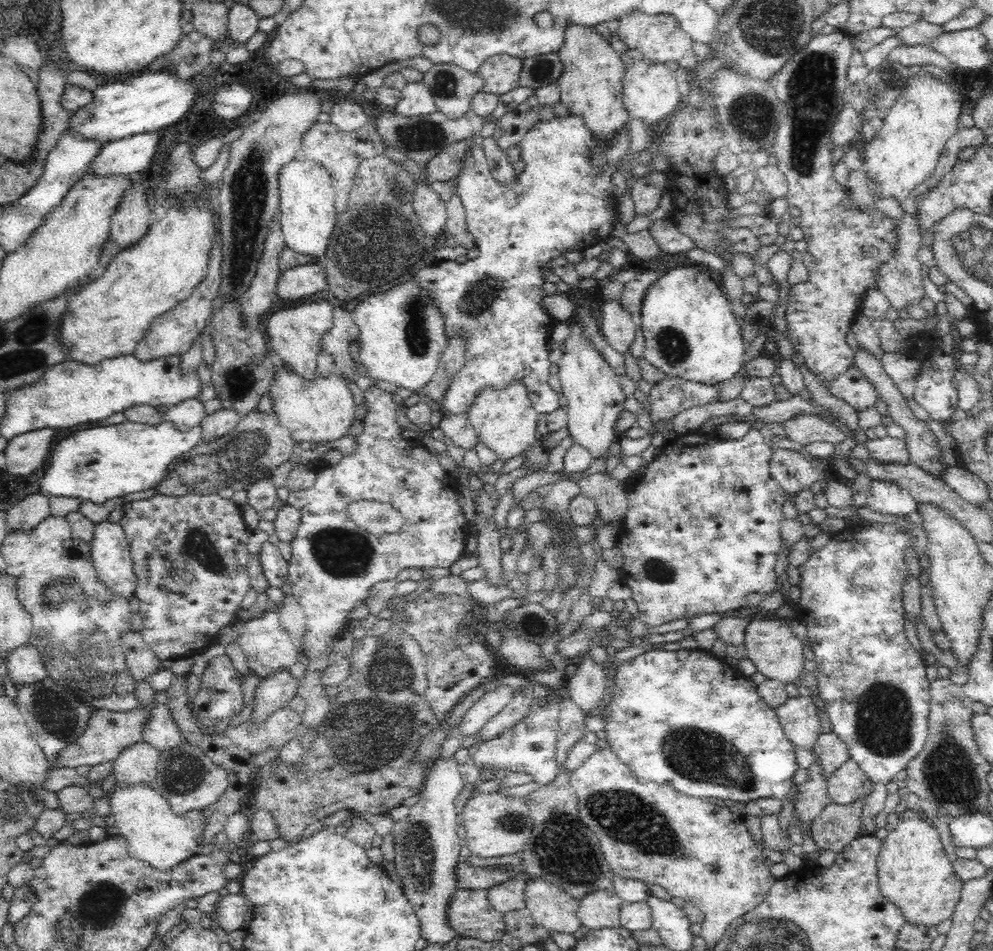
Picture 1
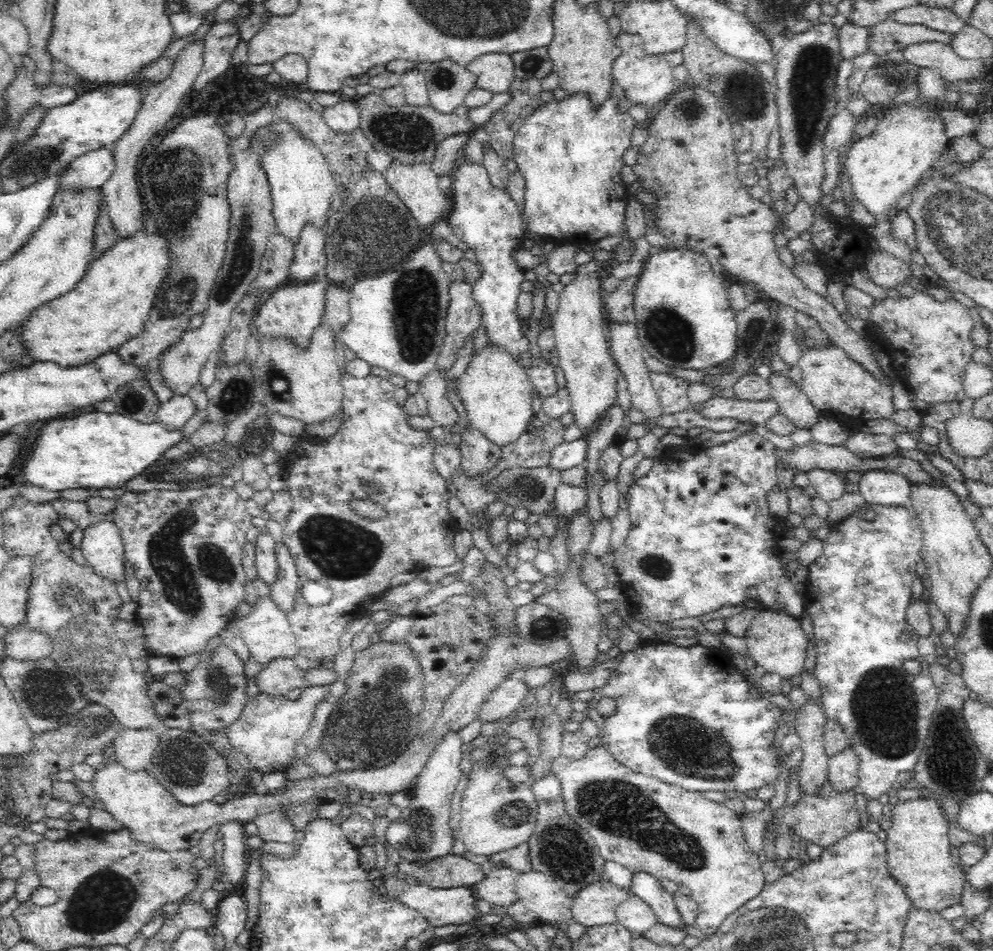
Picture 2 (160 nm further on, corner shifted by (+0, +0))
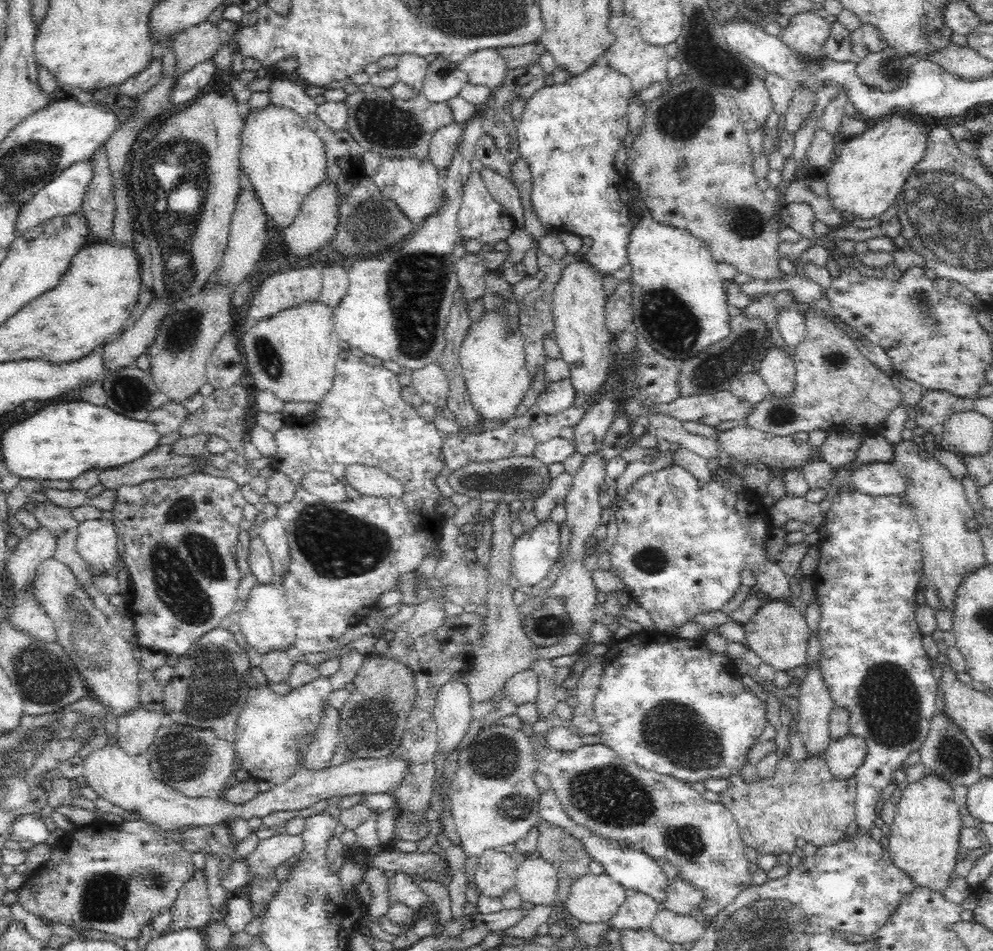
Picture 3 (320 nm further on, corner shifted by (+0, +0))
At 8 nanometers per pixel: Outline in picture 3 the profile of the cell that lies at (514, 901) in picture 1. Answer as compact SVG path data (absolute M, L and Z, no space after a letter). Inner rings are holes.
M486 849L478 858L475 882L480 893L498 898L515 888L519 858L510 853Z

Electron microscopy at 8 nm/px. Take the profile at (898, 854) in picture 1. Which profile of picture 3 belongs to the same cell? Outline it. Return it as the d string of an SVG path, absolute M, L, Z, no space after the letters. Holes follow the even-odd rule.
M927 774L920 780L908 783L902 791L900 800L895 804L895 818L889 825L891 834L888 852L894 865L908 873L914 881L914 885L930 888L932 891L944 892L950 884L957 863L956 856L960 846L960 834L962 831L962 816L958 811L960 802L954 799L954 787L942 777Z

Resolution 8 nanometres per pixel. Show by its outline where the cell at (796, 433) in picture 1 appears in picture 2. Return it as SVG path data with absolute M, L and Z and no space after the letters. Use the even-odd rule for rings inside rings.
M772 371L770 377L770 399L778 403L779 412L794 421L797 429L805 428L809 431L819 421L820 414L806 396L788 376Z

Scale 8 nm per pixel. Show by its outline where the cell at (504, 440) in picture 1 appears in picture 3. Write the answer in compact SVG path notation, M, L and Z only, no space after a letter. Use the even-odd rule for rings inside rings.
M496 308L484 312L477 322L471 322L467 328L465 339L460 348L460 366L466 383L466 390L470 393L470 400L481 418L494 420L510 420L514 418L514 411L522 402L531 384L531 375L526 369L525 345L519 328L519 321L510 314L508 309L500 311Z

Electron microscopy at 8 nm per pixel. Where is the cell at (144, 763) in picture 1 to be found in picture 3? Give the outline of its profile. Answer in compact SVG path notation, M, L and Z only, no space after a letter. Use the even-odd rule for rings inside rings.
M138 705L132 712L117 718L117 745L129 756L138 756L153 744L156 732L166 722L163 714L147 710L144 705Z

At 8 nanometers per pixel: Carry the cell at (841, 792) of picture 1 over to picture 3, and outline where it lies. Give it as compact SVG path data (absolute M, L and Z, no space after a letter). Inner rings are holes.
M848 733L840 740L830 741L826 761L834 778L846 780L855 776L856 770L864 763L866 754L866 740Z

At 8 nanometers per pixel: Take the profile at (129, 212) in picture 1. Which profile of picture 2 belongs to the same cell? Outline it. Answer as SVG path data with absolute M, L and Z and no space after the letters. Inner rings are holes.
M196 39L188 43L176 57L171 73L159 83L149 84L143 92L140 110L136 113L132 124L129 124L128 130L121 134L121 137L113 142L113 173L110 178L101 186L105 208L113 223L114 229L119 239L128 239L134 236L136 232L142 230L144 209L144 198L139 191L138 182L136 182L136 164L138 156L148 144L148 140L168 124L168 120L176 114L182 97L190 90L198 73L202 70L204 64L204 39Z

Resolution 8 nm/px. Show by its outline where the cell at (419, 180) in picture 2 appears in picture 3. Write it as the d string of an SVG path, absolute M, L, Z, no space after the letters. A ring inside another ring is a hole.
M382 155L380 168L372 179L384 199L394 202L410 220L424 220L442 208L444 183L429 158L419 161L414 157L393 159Z

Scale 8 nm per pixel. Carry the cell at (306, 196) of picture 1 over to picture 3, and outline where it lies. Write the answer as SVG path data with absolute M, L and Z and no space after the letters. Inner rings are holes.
M270 102L264 109L254 109L245 118L245 123L241 132L241 152L239 156L241 170L243 170L257 193L260 203L270 219L274 230L278 228L278 233L292 226L296 220L306 200L306 195L313 191L325 178L329 178L327 173L327 158L325 146L322 139L308 126L308 123L284 105L274 105Z

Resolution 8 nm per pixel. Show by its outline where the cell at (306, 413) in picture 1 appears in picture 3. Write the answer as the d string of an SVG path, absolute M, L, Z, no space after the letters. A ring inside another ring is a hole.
M306 301L293 307L282 309L267 319L251 322L248 327L238 323L236 330L240 350L244 355L246 372L254 378L253 389L270 390L284 402L315 402L326 396L334 382L336 360L341 352L340 334L333 323L334 309L322 301Z

